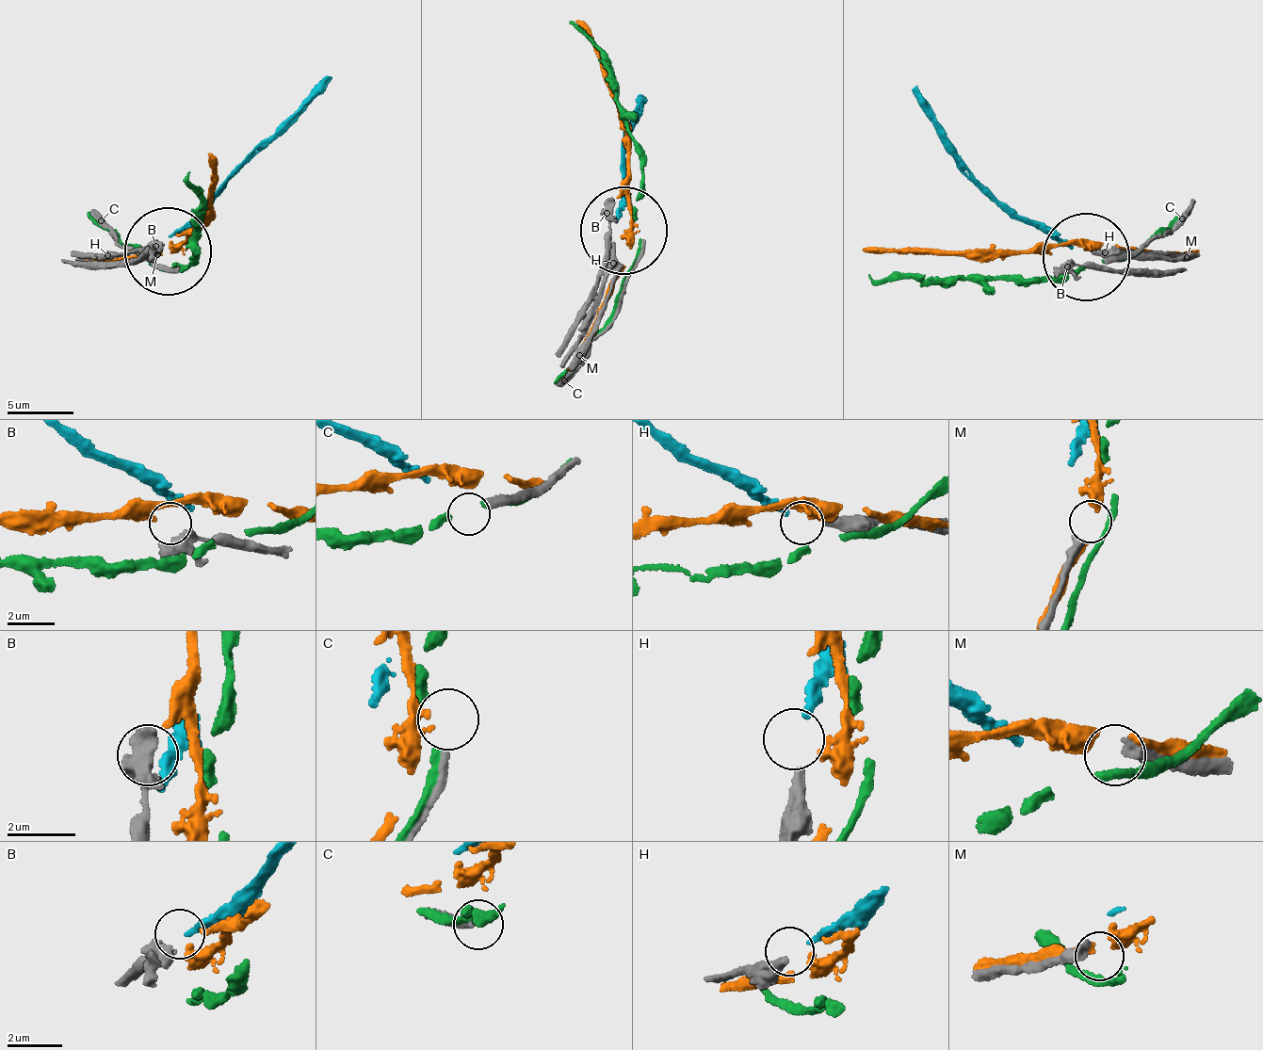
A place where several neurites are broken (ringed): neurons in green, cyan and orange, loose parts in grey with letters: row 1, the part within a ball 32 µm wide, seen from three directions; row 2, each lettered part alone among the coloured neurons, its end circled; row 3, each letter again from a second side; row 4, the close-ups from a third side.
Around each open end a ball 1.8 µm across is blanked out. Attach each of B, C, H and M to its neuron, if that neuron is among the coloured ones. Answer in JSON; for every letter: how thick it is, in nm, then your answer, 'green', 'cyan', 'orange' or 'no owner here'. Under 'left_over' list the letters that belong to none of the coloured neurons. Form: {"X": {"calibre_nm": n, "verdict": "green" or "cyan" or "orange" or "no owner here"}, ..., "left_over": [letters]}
{"B": {"calibre_nm": 440, "verdict": "no owner here"}, "C": {"calibre_nm": 300, "verdict": "no owner here"}, "H": {"calibre_nm": 360, "verdict": "cyan"}, "M": {"calibre_nm": 400, "verdict": "no owner here"}, "left_over": ["B", "C", "M"]}

